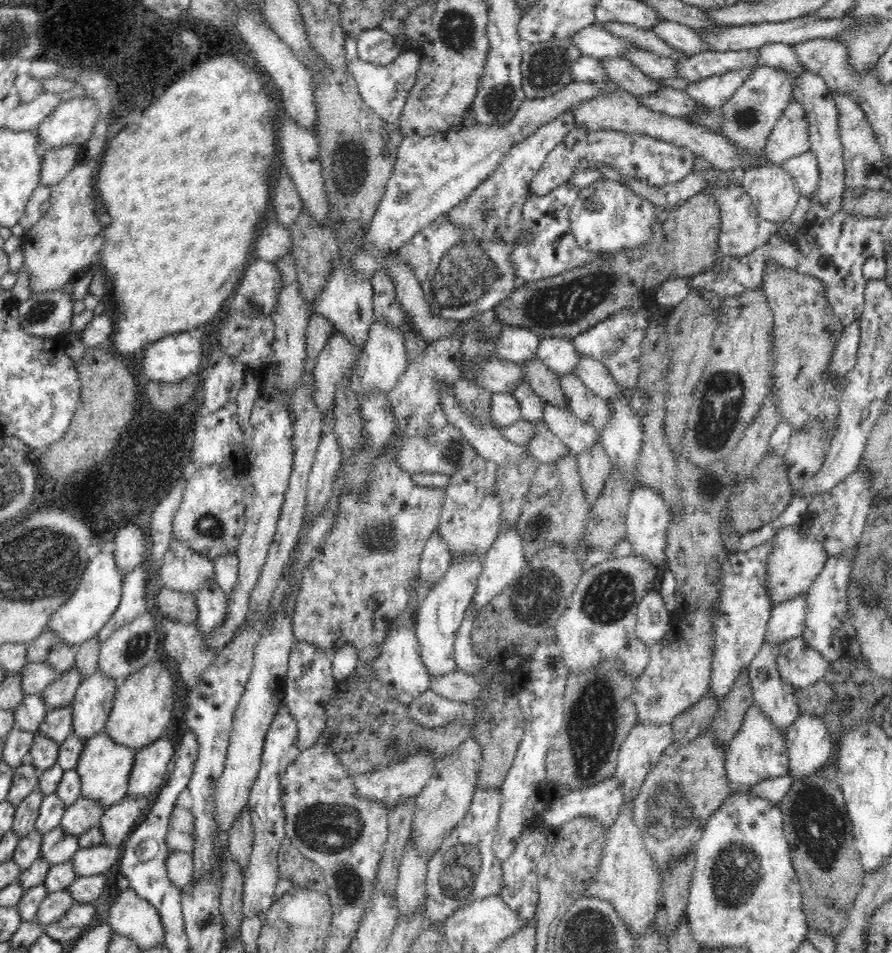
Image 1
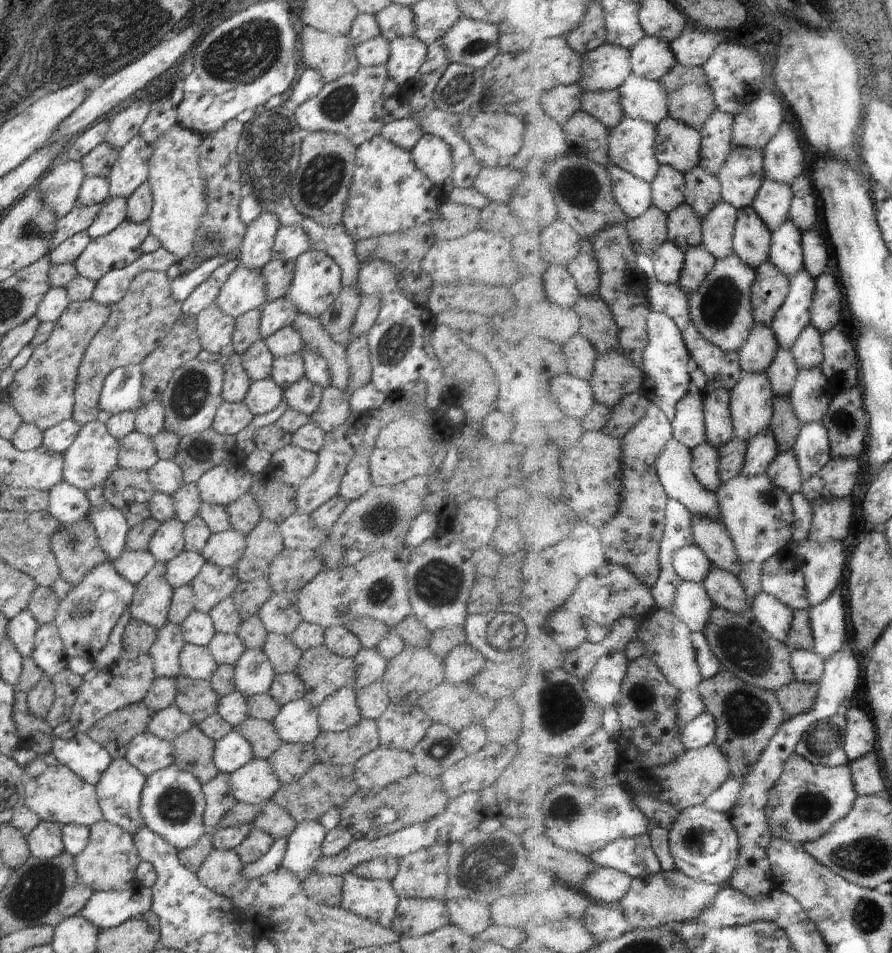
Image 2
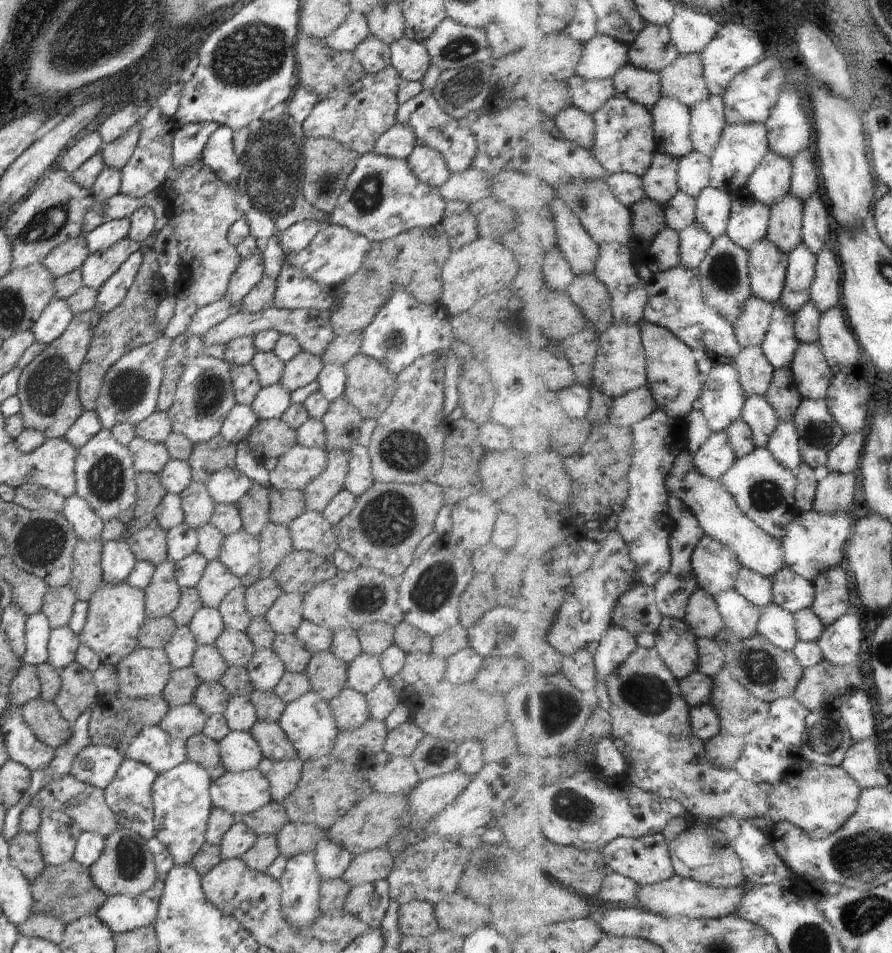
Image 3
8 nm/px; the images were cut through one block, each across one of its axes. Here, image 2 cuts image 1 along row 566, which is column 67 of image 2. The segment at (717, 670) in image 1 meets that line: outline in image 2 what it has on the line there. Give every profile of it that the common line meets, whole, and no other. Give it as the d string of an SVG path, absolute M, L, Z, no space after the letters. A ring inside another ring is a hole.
M69 723L52 730L51 754L90 785L100 782L102 774L112 764L110 754L86 733L75 730Z

